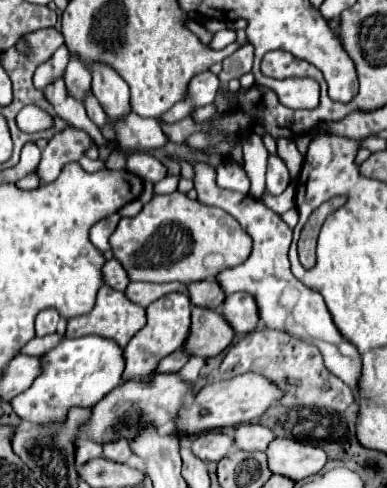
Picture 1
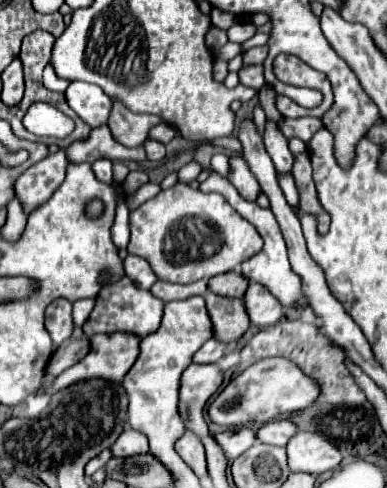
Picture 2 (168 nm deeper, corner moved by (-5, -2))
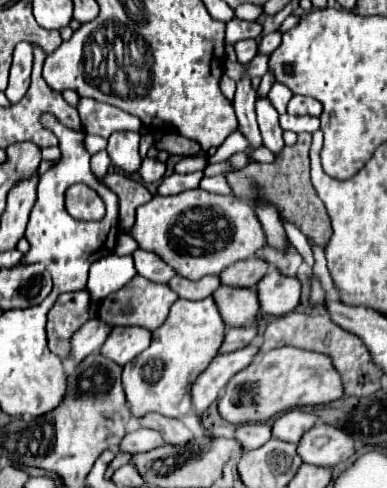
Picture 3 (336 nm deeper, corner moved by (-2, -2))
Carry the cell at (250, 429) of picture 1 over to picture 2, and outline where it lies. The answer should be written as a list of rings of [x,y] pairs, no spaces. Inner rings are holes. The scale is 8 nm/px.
[[[281,419],[281,421],[269,421],[265,425],[261,425],[257,429],[257,439],[265,445],[277,445],[277,447],[285,447],[289,437],[295,435],[295,425],[289,419]]]

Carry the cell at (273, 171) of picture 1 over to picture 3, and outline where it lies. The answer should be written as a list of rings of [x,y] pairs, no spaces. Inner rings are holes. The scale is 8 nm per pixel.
[[[262,97],[256,101],[256,115],[258,115],[258,125],[260,125],[260,133],[264,139],[264,145],[278,155],[284,147],[282,141],[282,129],[278,125],[278,111],[274,109],[274,105],[270,103],[268,97]]]

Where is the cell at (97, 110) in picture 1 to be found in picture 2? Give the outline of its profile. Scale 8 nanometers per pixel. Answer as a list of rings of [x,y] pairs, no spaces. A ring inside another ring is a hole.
[[[107,125],[91,129],[87,139],[75,141],[71,147],[65,149],[65,153],[69,153],[71,163],[95,163],[99,159],[111,159],[111,161],[146,159],[143,146],[135,147],[135,149],[123,147],[117,139],[113,139]]]

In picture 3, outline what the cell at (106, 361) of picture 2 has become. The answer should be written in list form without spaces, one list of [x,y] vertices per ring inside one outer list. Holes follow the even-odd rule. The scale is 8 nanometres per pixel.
[[[112,327],[106,343],[102,345],[102,355],[116,361],[118,365],[130,363],[140,351],[144,351],[152,341],[152,333],[142,327]]]

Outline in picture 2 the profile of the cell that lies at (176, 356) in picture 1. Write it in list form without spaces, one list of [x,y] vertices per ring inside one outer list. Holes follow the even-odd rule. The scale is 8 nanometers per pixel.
[[[209,339],[195,355],[193,355],[193,363],[215,363],[217,359],[221,359],[227,351],[227,345],[219,343],[217,339]]]

